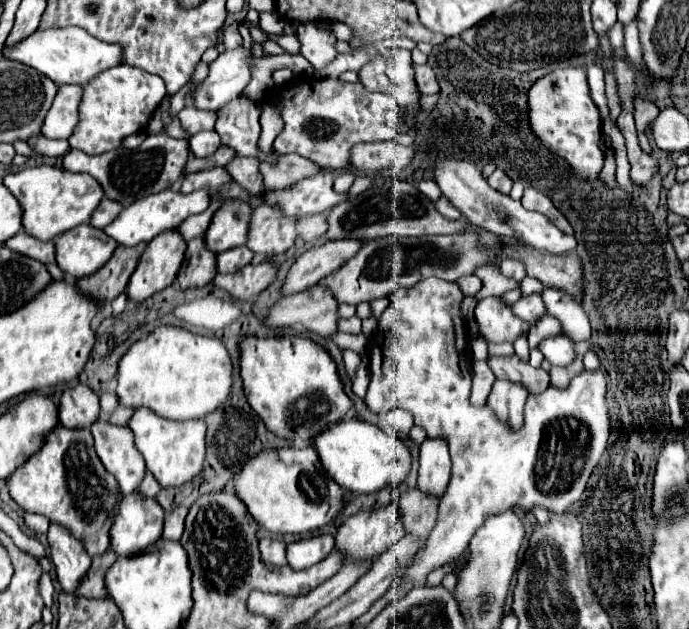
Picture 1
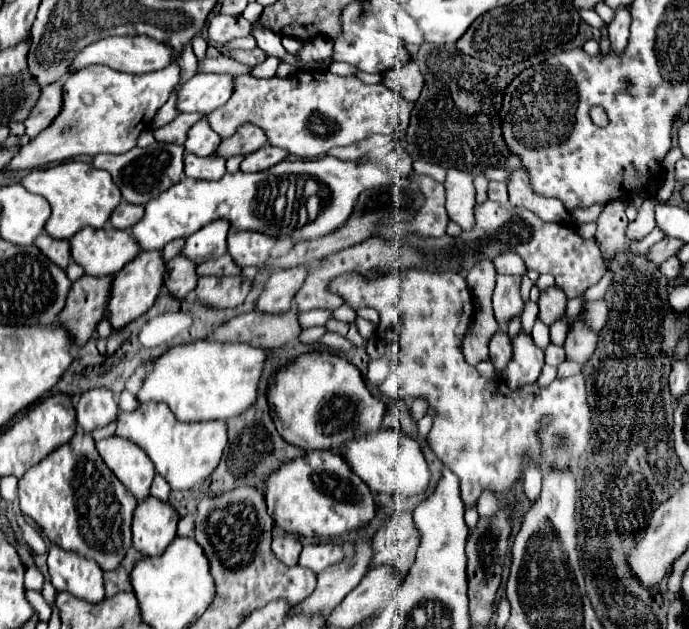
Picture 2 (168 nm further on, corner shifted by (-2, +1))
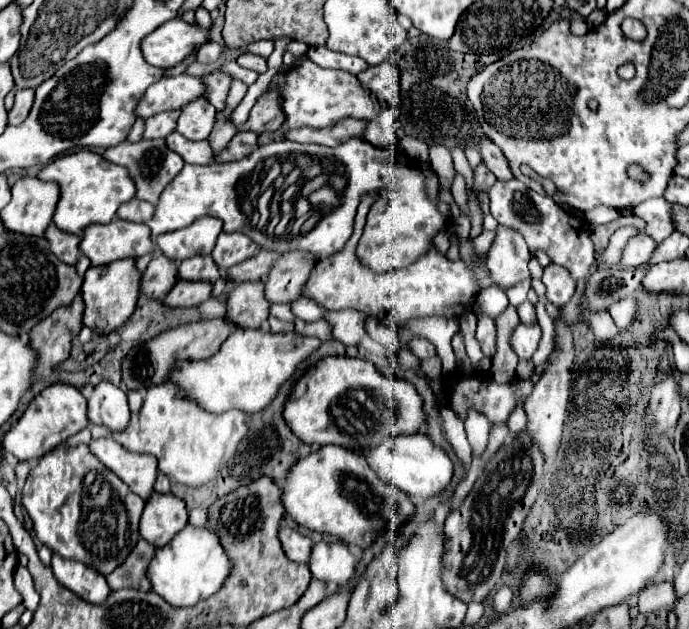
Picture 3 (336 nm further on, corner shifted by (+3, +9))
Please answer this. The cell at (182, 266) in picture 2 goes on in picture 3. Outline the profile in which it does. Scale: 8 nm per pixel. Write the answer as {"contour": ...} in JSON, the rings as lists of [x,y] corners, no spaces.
{"contour":[[[159,254],[141,274],[141,294],[151,300],[161,300],[177,282],[177,264]]]}

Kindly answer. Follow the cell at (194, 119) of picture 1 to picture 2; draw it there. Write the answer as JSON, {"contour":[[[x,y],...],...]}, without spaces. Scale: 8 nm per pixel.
{"contour":[[[180,114],[174,122],[154,128],[154,138],[160,142],[174,142],[174,144],[184,144],[188,138],[188,130],[202,118],[202,114]]]}

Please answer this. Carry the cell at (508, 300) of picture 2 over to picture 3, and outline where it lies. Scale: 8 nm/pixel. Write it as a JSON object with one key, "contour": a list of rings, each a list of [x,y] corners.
{"contour":[[[499,226],[495,242],[487,252],[487,268],[495,284],[507,290],[509,286],[531,278],[527,268],[529,260],[531,254],[525,238],[507,226]]]}

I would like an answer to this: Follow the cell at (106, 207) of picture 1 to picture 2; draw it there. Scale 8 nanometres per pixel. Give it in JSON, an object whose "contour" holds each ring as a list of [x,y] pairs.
{"contour":[[[120,202],[120,206],[112,212],[110,224],[118,230],[128,230],[130,226],[134,226],[144,214],[144,206],[136,206],[136,204],[128,204],[128,202]]]}

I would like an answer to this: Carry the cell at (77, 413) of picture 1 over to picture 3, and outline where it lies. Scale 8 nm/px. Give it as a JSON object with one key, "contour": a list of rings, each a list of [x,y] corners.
{"contour":[[[101,382],[95,386],[95,392],[89,400],[89,420],[93,424],[107,426],[111,432],[119,432],[127,428],[131,418],[127,406],[127,394],[113,386],[111,382]]]}

